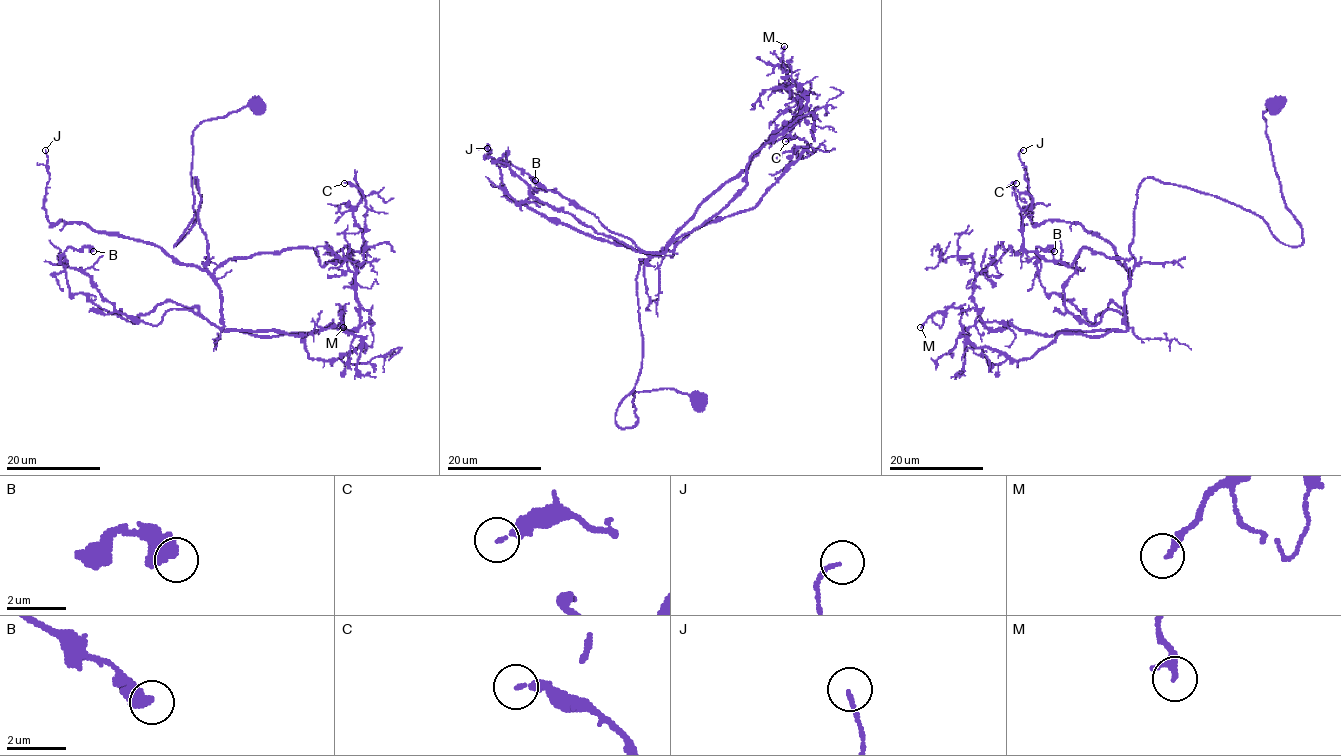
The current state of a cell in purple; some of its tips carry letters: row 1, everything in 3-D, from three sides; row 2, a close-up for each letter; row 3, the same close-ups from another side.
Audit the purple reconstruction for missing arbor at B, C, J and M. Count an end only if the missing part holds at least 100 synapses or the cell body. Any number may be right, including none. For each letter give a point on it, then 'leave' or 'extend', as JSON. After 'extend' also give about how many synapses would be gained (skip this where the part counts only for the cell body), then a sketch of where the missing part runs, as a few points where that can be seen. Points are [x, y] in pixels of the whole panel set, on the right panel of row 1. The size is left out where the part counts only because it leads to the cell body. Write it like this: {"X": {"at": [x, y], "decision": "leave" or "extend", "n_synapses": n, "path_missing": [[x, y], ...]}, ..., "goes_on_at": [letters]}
{"B": {"at": [1054, 251], "decision": "leave"}, "C": {"at": [1016, 183], "decision": "leave"}, "J": {"at": [1023, 150], "decision": "leave"}, "M": {"at": [920, 327], "decision": "leave"}, "goes_on_at": []}

